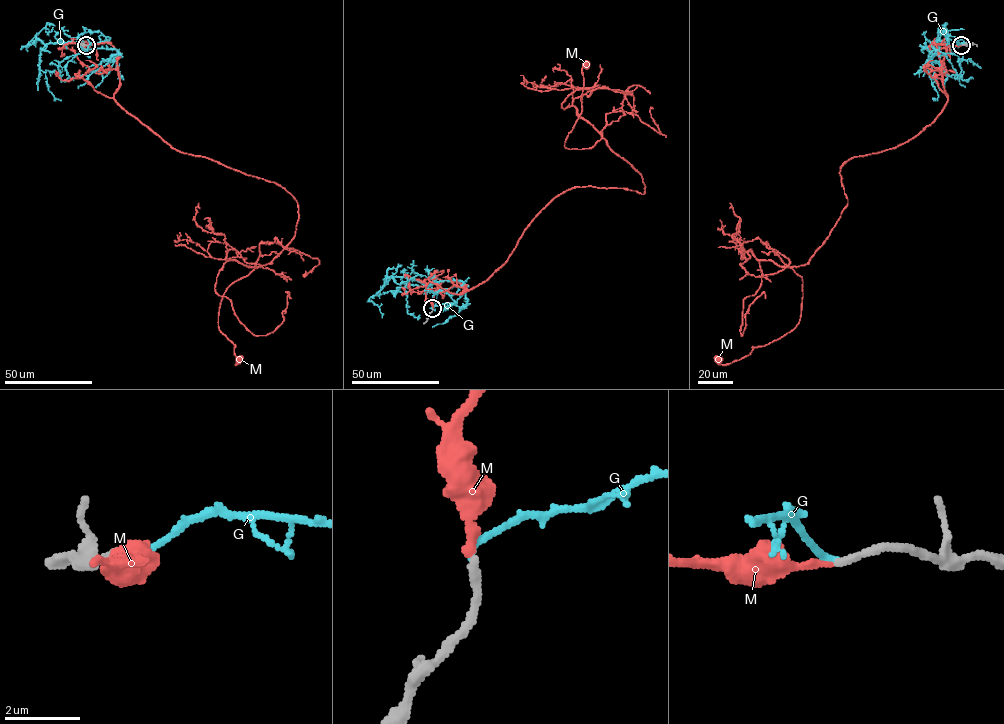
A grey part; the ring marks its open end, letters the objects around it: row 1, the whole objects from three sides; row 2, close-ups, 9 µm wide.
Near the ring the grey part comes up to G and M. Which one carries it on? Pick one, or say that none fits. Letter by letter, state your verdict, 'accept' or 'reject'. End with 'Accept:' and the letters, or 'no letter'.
G: reject
M: accept
Accept: M

